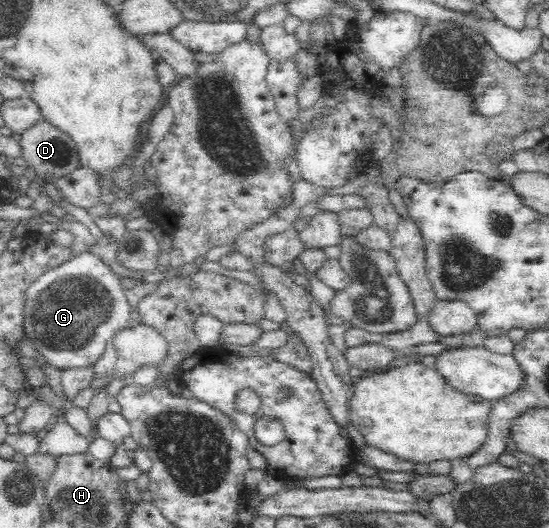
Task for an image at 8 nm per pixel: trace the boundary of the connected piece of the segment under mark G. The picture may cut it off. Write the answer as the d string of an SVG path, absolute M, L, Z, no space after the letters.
M84 251L48 270L28 287L23 314L26 336L55 369L92 366L106 344L128 326L132 310L124 292L120 277L110 266L98 254Z

